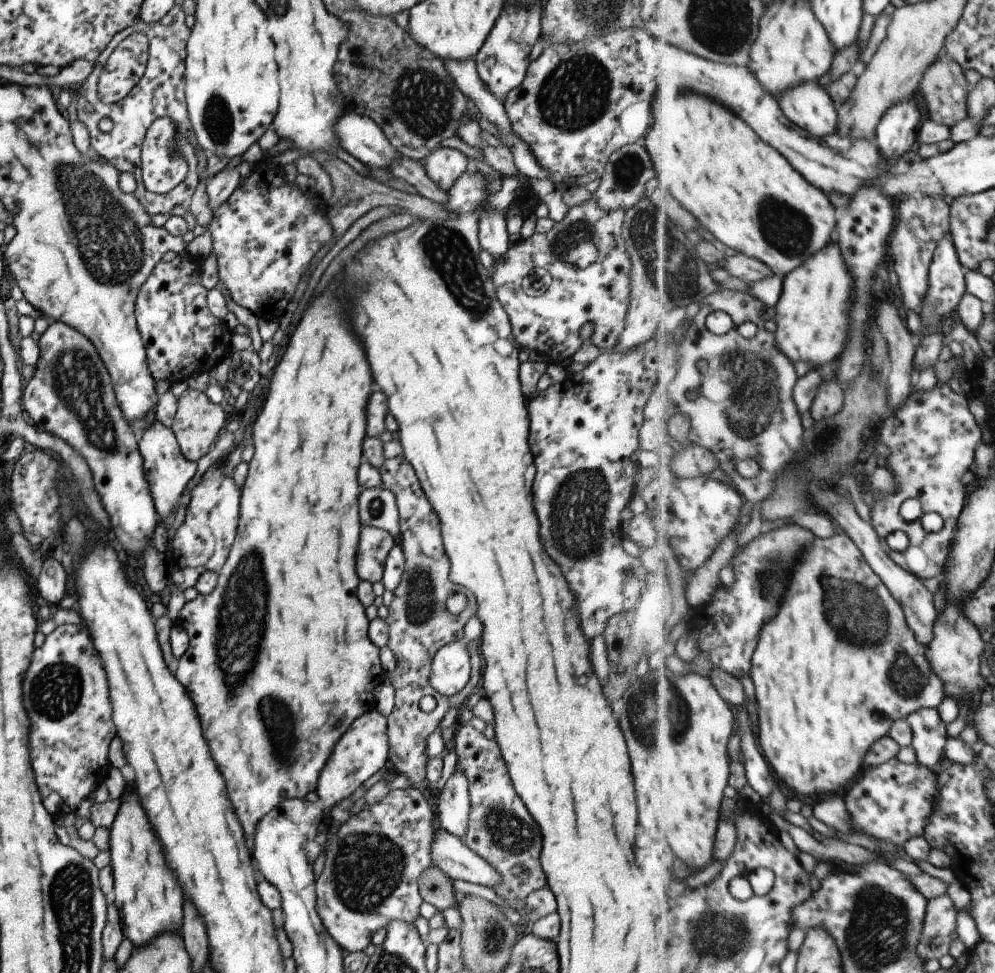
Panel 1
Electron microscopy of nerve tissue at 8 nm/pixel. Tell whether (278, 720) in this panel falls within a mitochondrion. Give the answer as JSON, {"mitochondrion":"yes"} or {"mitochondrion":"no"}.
{"mitochondrion":"yes"}

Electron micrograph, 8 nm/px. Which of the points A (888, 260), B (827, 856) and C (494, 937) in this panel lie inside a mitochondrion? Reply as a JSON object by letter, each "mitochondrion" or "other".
{"A":"other","B":"other","C":"mitochondrion"}

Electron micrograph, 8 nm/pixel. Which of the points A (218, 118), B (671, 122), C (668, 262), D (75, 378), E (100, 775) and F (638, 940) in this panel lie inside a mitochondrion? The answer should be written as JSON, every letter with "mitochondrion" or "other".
{"A":"mitochondrion","B":"other","C":"mitochondrion","D":"mitochondrion","E":"other","F":"other"}

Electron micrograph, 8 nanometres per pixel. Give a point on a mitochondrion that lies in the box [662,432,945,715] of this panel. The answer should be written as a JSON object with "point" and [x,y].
{"point":[860,610]}

